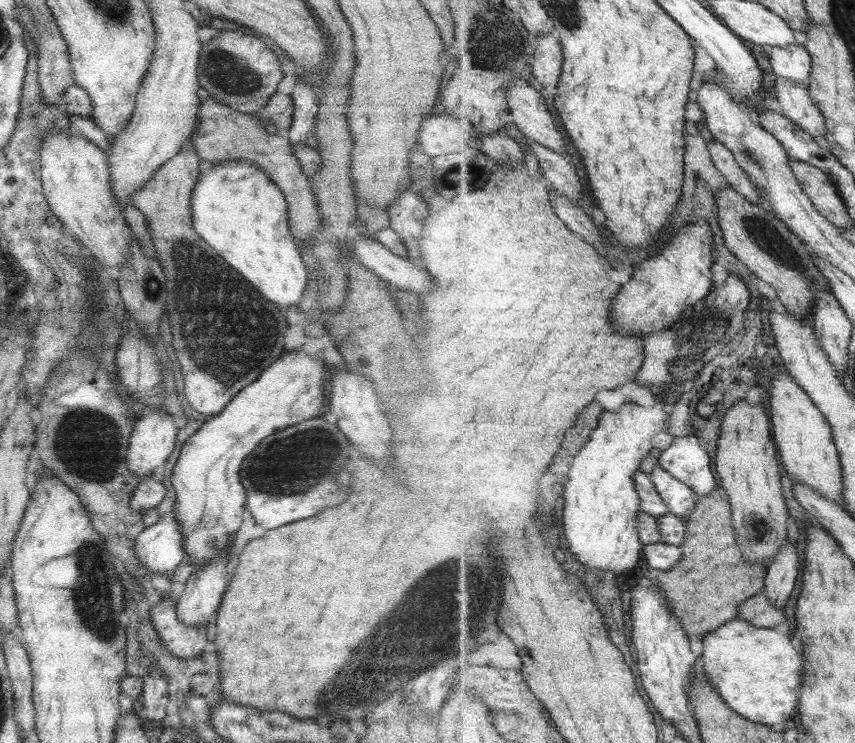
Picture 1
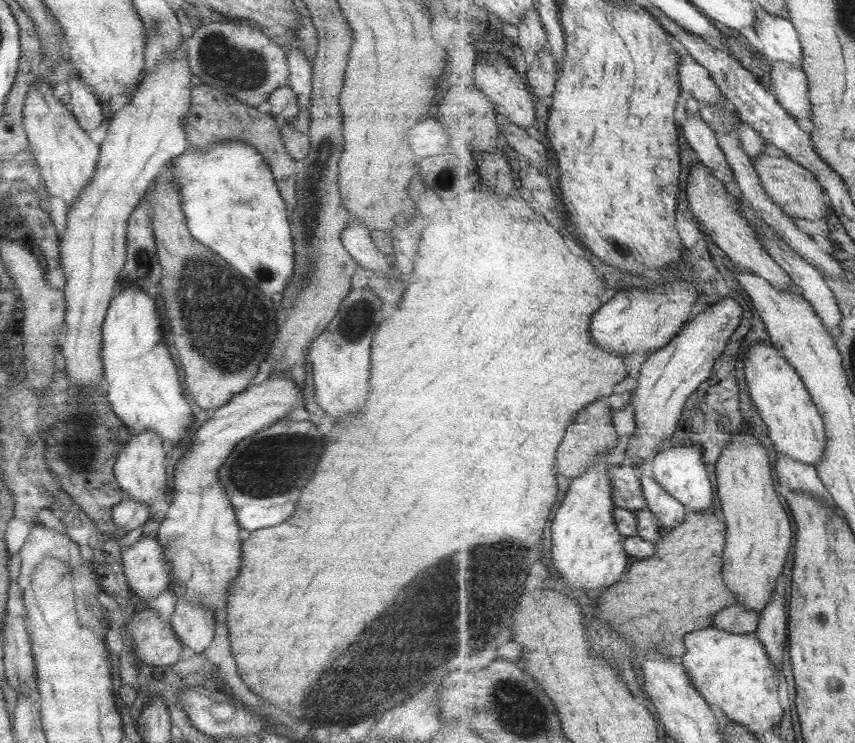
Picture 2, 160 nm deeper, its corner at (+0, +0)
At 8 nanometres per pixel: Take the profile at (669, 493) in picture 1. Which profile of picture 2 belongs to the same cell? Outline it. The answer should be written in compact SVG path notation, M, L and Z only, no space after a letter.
M647 478L641 479L643 484L643 493L649 503L648 510L659 518L664 528L668 530L681 526L688 516L687 508L678 499L667 493L657 479Z

